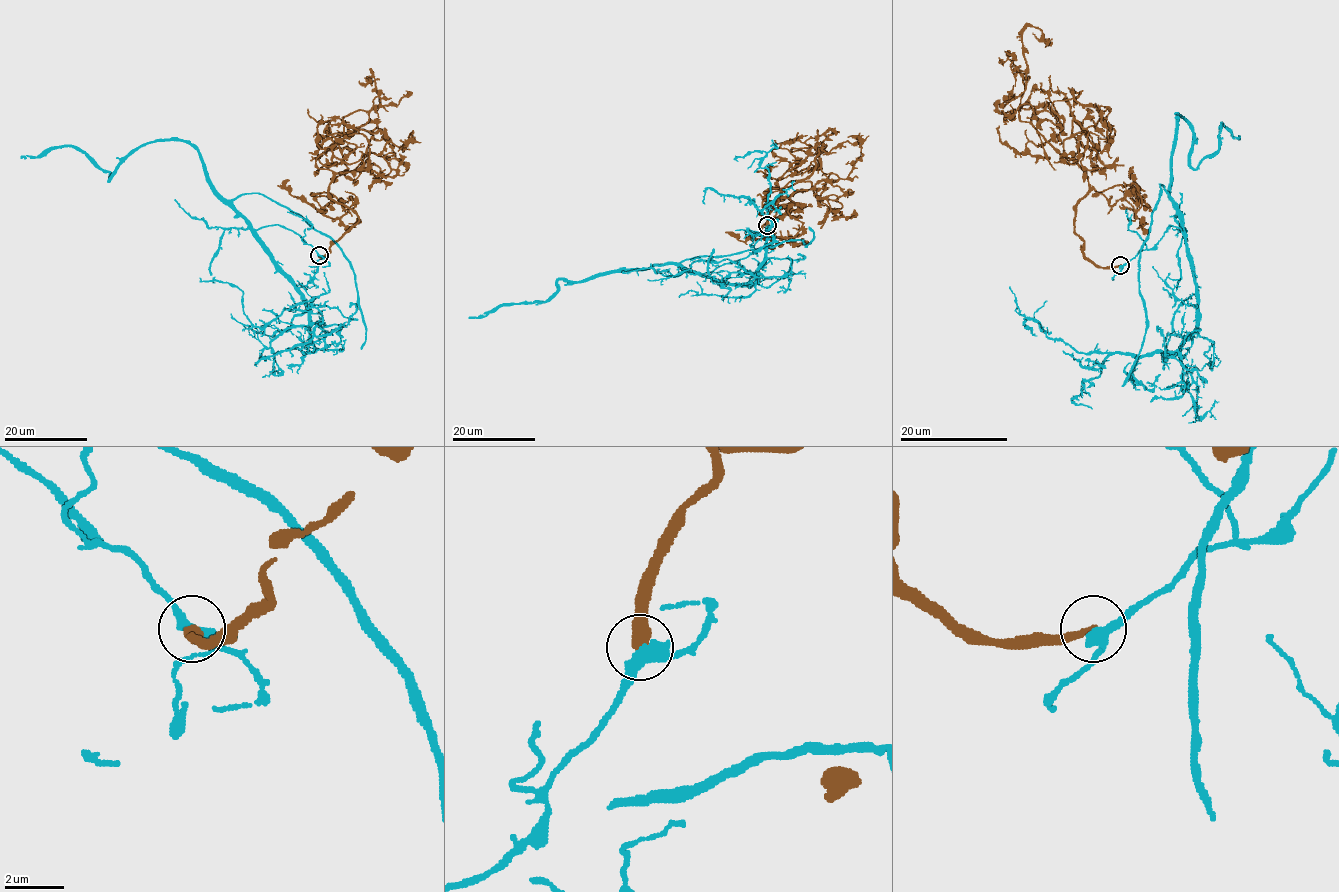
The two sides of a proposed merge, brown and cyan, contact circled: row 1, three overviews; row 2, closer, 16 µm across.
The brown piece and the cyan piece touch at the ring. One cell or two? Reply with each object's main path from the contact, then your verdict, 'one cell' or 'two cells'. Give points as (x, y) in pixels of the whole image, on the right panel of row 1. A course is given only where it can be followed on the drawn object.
brown runs (1121, 265), (1084, 255), (1075, 207), (1086, 173), (1021, 120), (1022, 32), (1045, 38); cyan runs (1121, 265), (1182, 231), (1169, 196), (1178, 116), (1193, 169), (1222, 125), (1239, 139); two cells

